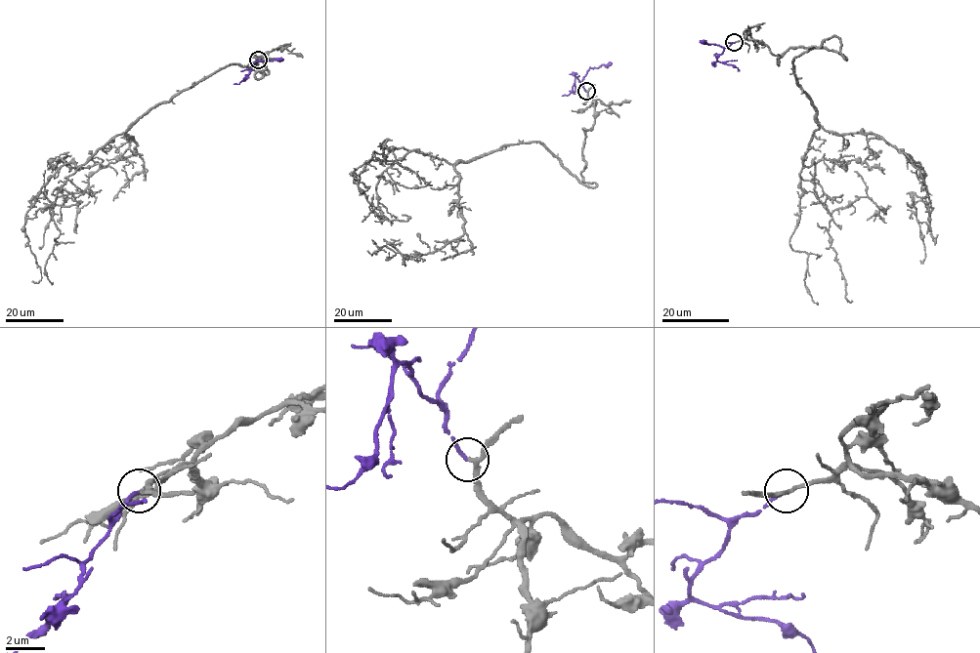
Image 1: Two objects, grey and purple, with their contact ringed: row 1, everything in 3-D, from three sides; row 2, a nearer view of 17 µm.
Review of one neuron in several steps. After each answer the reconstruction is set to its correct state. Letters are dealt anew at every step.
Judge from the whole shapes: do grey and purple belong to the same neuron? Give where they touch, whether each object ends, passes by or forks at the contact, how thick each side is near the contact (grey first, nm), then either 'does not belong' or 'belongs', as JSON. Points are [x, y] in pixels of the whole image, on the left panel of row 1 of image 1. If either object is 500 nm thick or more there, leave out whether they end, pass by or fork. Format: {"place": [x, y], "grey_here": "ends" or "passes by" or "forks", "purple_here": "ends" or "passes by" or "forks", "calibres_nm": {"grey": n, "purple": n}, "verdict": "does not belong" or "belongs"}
{"place": [258, 60], "grey_here": "passes by", "purple_here": "ends", "calibres_nm": {"grey": 180, "purple": 170}, "verdict": "belongs"}

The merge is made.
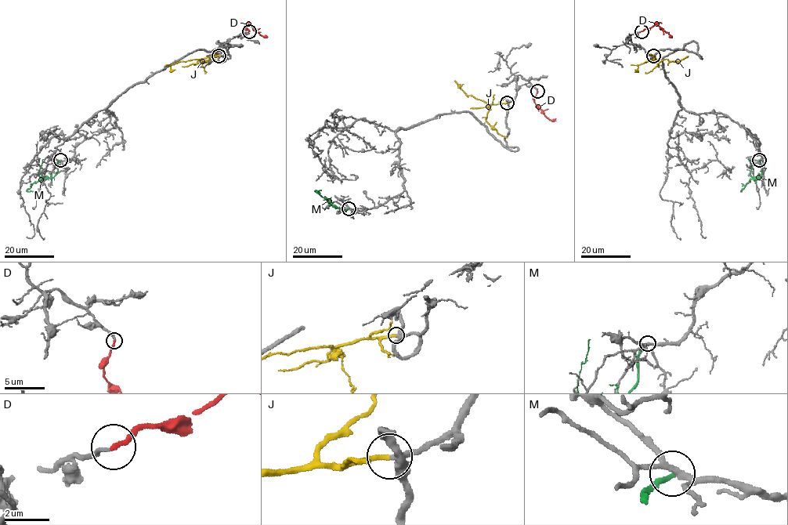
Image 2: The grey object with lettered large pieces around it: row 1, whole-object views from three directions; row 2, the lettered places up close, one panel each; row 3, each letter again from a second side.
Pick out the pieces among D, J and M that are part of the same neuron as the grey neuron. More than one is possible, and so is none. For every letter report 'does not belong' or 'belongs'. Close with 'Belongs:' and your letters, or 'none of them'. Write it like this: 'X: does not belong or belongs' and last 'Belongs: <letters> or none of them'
D: belongs
J: belongs
M: does not belong
Belongs: D, J

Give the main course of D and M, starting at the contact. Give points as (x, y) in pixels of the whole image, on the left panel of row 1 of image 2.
D: (249, 31), (246, 27), (248, 23), (261, 35), (267, 37)
M: (60, 161), (57, 173), (53, 177), (41, 179), (27, 190), (33, 191)

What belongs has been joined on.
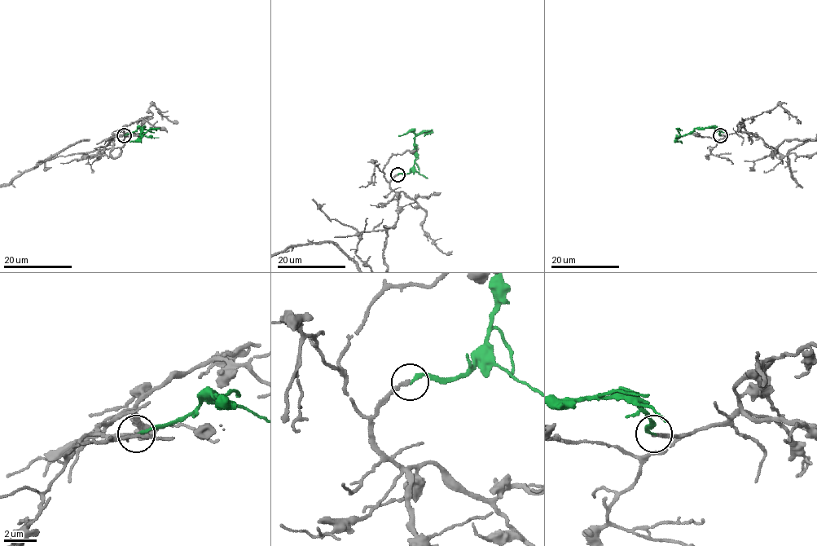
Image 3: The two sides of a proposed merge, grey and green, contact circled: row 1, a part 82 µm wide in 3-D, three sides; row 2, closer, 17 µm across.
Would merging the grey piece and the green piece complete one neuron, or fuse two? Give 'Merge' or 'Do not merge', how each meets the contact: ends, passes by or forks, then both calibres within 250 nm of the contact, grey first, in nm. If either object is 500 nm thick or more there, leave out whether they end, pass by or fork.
Merge. At the ring grey ends. At the ring green ends. Thickness 190 nm (grey) against 170 nm

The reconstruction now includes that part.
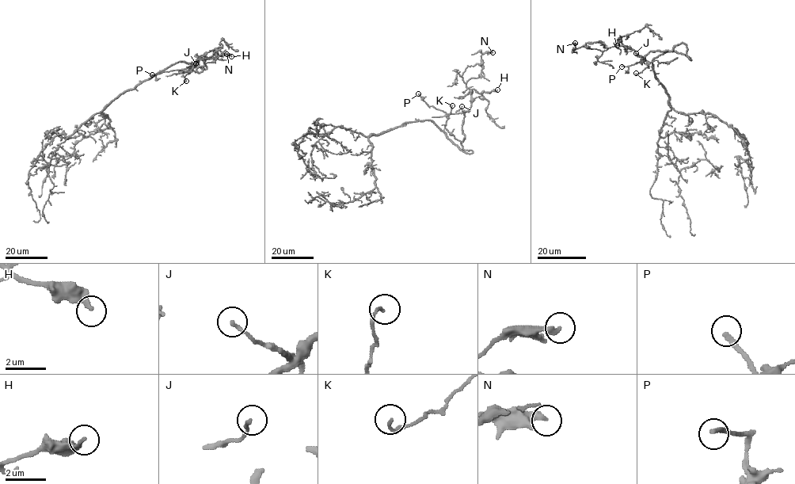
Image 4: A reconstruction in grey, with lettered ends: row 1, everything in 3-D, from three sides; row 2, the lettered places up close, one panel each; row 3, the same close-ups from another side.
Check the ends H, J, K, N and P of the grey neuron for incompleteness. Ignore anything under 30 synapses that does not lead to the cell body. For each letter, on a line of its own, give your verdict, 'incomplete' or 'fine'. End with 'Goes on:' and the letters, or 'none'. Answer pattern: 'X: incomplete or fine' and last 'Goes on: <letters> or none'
H: incomplete
J: fine
K: fine
N: fine
P: incomplete
Goes on: H, P

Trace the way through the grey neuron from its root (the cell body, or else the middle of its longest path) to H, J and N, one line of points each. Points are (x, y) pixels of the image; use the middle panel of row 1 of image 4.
H: (411, 122), (432, 121), (460, 149), (472, 153), (462, 144), (471, 90), (482, 93), (497, 89)
J: (411, 122), (432, 121), (460, 149), (472, 153), (462, 144), (465, 114), (456, 112), (462, 106)
N: (411, 122), (432, 121), (472, 153), (462, 144), (471, 104), (466, 82), (481, 74), (481, 55), (492, 52)

